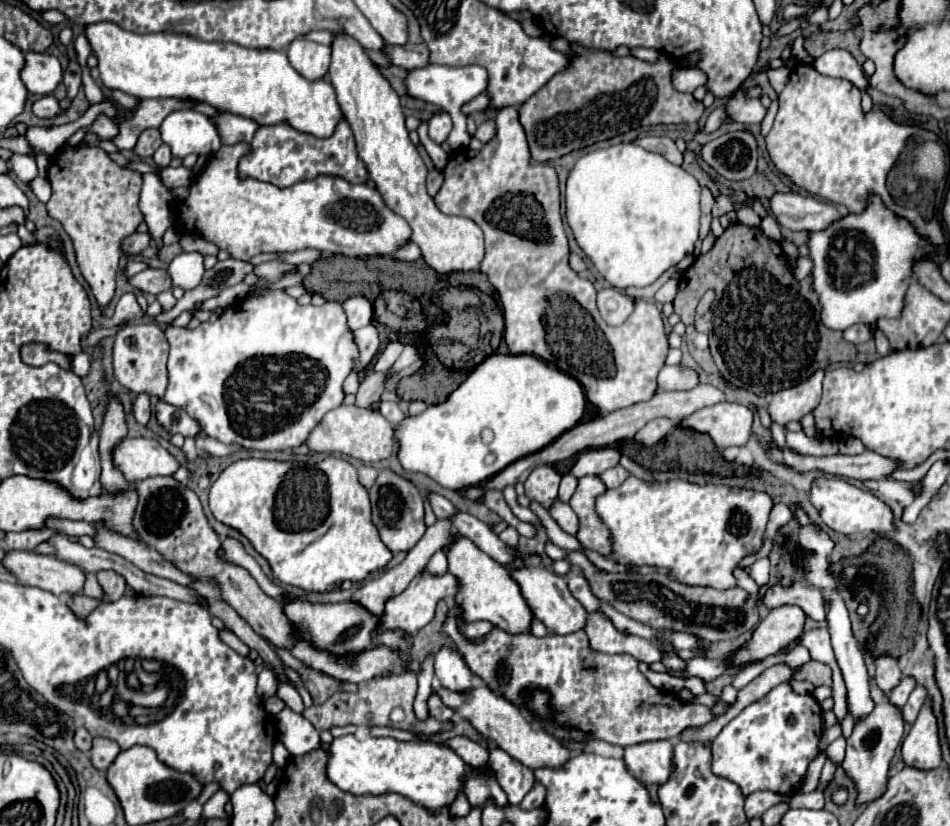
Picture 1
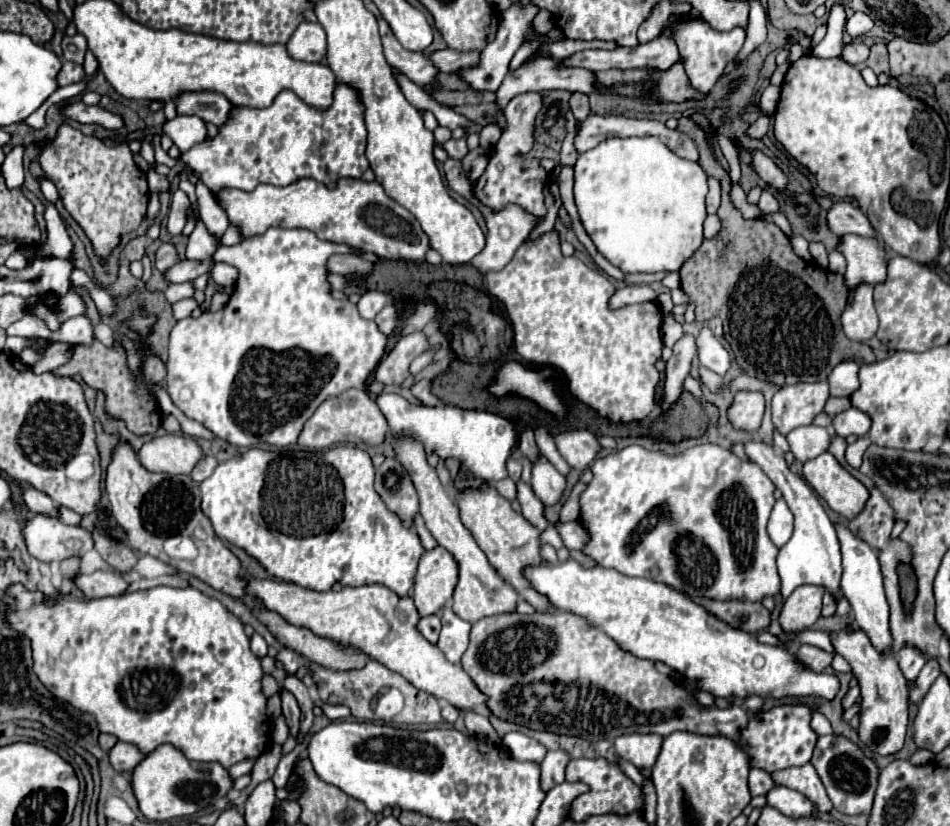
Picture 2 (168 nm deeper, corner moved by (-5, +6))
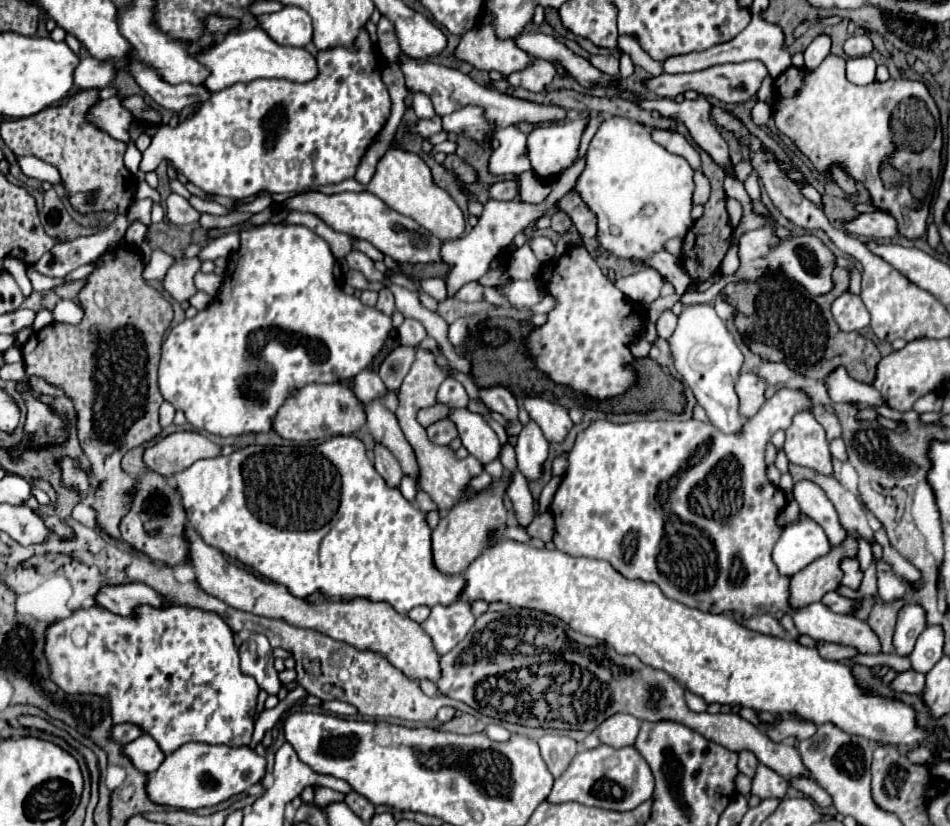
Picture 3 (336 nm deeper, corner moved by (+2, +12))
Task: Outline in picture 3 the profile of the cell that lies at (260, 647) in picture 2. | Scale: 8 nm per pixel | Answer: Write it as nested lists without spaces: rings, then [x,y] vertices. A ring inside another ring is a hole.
[[[251,634],[239,646],[239,658],[243,674],[253,676],[259,688],[269,694],[279,692],[281,680],[277,676],[277,670],[273,668],[273,648],[269,646],[269,640],[263,634]]]

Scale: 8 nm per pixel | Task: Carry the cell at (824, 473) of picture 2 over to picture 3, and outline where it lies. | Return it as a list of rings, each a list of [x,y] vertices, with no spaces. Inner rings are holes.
[[[801,410],[795,414],[793,424],[787,428],[785,454],[789,462],[813,468],[825,476],[831,474],[829,442],[823,426],[815,420],[813,412]]]

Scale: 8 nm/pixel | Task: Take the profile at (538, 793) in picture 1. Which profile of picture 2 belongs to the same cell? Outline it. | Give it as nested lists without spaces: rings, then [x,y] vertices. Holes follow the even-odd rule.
[[[550,750],[544,758],[544,762],[540,764],[540,786],[544,792],[552,790],[554,786],[564,782],[564,768],[568,764],[570,756],[564,750]]]

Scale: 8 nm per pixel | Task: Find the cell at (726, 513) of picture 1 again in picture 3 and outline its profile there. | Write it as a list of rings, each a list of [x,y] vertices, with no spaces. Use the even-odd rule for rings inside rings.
[[[781,388],[755,416],[745,420],[739,434],[723,434],[715,426],[693,418],[683,422],[637,420],[627,424],[593,420],[577,434],[567,458],[567,472],[549,506],[555,518],[555,548],[569,556],[607,560],[625,578],[653,582],[667,598],[703,612],[739,612],[743,618],[783,612],[793,618],[801,634],[823,642],[853,646],[861,654],[877,654],[879,640],[867,622],[855,616],[835,614],[823,602],[793,608],[789,604],[791,578],[779,574],[771,560],[773,546],[783,532],[781,526],[777,526],[777,516],[787,500],[785,492],[767,480],[765,446],[779,428],[789,428],[791,418],[801,410],[811,410],[809,396],[801,390]],[[677,520],[697,528],[681,528]]]

